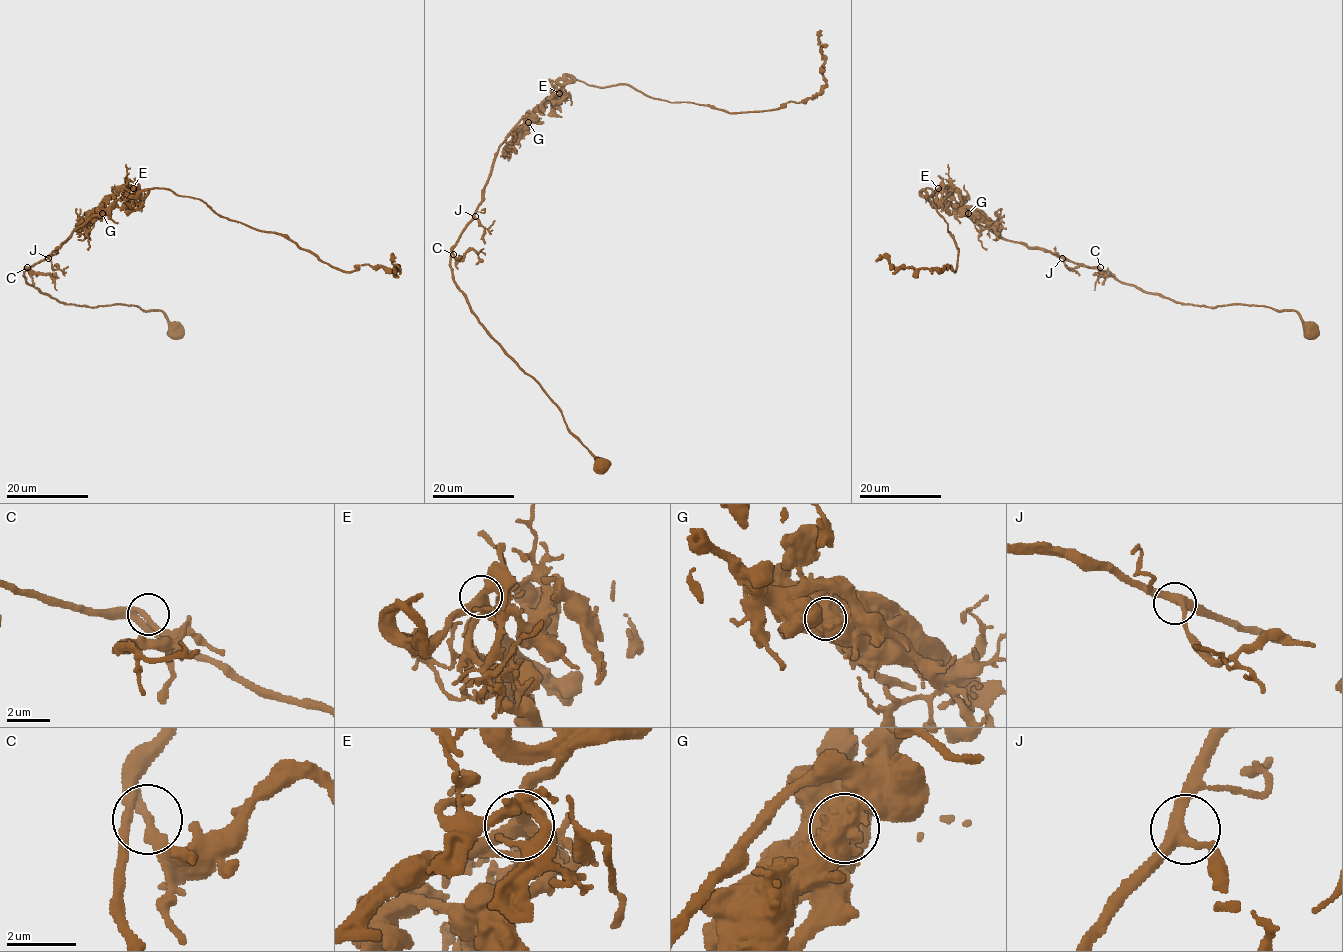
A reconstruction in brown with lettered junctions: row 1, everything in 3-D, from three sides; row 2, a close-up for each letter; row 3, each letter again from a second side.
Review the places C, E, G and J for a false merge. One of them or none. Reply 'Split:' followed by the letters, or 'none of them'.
Split: G

